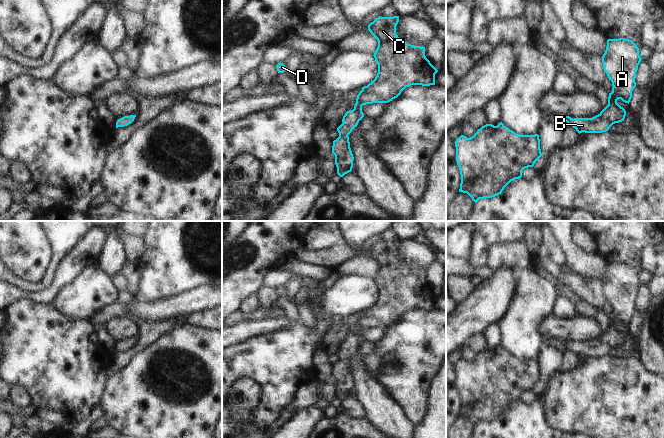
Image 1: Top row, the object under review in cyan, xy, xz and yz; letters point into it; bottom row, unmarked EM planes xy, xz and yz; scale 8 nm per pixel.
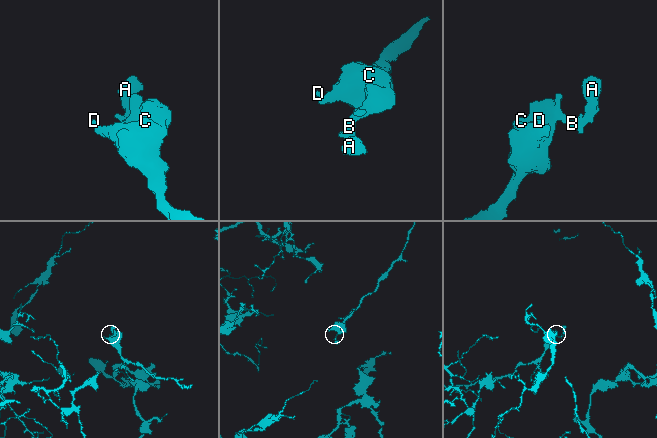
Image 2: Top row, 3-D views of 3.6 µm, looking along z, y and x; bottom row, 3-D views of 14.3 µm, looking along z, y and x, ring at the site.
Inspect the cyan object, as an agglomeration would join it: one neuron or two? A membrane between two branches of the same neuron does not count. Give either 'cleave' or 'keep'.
keep

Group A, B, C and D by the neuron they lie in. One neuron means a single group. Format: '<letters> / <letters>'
A B C D

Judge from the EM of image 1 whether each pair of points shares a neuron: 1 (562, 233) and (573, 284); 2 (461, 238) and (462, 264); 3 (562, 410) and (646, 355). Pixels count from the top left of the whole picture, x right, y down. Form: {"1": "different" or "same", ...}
{"1": "different", "2": "different", "3": "different"}

